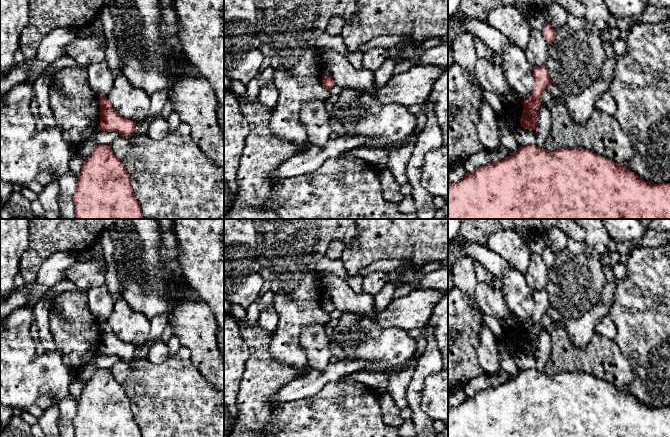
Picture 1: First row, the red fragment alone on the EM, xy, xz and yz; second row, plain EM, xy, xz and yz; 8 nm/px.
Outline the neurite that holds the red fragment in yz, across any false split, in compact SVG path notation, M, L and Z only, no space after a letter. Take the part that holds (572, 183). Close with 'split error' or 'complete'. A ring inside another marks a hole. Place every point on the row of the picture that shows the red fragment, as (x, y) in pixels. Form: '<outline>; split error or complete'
M527 145L496 163L487 163L473 172L467 172L456 183L449 183L448 219L670 219L670 183L648 183L623 165L584 148L564 148L549 153L536 145Z; complete

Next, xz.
M330 73L323 74L322 85L328 90L330 90L333 86L335 86L335 82Z; complete

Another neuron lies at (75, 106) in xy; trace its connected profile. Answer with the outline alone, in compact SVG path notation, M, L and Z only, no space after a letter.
M64 67L55 71L49 85L49 104L56 125L76 148L98 129L99 98L89 85L86 68Z

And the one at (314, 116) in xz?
M324 101L307 103L301 110L300 119L307 132L307 141L312 145L325 146L330 140L332 130L328 124L327 106Z

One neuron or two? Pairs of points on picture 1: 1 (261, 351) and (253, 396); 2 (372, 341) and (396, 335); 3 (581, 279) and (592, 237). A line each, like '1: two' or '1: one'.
1: one
2: one
3: one

